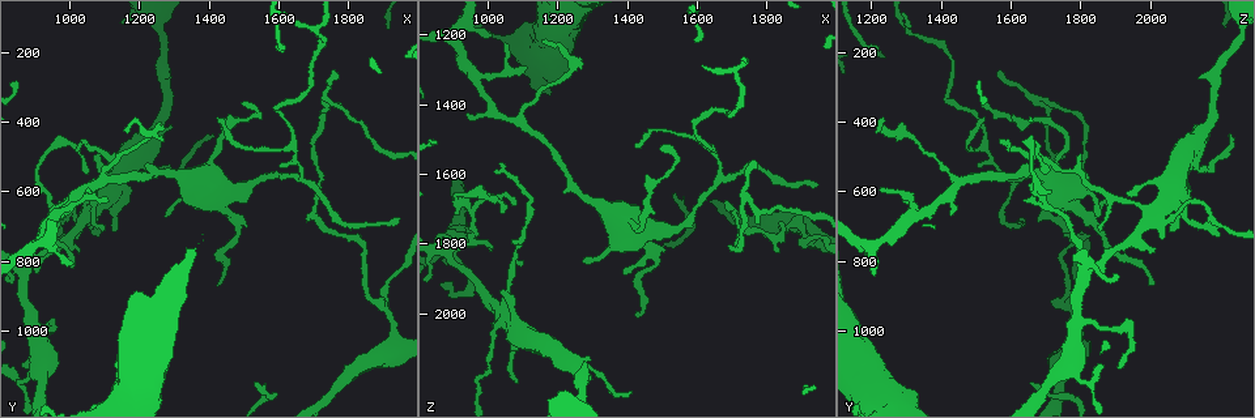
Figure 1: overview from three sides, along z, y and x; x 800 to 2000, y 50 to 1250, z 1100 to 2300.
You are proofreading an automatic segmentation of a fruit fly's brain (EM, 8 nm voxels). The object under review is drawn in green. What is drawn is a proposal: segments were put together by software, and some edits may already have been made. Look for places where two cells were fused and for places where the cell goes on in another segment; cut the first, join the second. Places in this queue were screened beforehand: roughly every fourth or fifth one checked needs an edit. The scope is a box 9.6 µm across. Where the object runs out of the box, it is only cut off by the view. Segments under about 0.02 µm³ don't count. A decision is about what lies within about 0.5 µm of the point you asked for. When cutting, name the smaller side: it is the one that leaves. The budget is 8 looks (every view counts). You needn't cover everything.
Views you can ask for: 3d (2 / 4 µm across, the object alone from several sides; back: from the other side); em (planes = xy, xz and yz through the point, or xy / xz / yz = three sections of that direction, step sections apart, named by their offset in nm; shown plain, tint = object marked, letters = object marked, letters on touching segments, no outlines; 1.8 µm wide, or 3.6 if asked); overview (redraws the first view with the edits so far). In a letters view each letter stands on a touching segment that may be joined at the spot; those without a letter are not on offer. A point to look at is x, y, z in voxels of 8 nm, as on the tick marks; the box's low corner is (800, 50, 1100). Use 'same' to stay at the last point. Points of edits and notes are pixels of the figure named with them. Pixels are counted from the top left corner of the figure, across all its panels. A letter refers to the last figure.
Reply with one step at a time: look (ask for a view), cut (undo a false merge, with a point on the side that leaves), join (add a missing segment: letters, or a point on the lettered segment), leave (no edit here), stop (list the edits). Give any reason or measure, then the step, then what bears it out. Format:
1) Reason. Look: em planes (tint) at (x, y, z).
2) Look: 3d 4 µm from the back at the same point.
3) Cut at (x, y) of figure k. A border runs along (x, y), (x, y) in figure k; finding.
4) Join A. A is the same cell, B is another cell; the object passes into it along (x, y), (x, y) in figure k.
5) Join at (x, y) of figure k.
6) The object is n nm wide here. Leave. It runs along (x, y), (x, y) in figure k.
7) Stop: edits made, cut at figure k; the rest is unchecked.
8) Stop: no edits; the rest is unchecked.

Thin end. Look: em planes (tint) at (1040, 460, 1560).

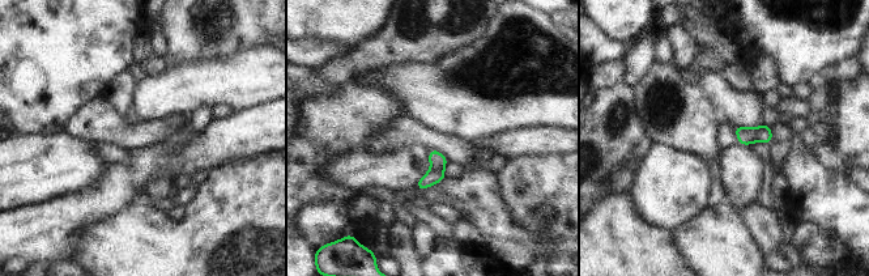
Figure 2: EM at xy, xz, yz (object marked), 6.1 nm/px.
What lies round it. Look: em planes (letters) at the same point.

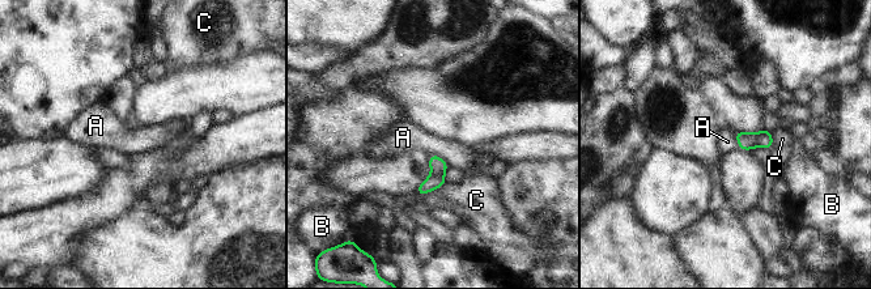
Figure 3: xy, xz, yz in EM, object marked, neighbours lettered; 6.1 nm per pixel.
The object is 110 nm wide here. Leave. A, B and C are other cells; a border runs along (429, 153), (440, 156), (449, 165) in figure 3; no lettered segment goes on from it.

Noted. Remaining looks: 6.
Tapers out. Look: em yz step 16 (letters) at (1110, 620, 1290).

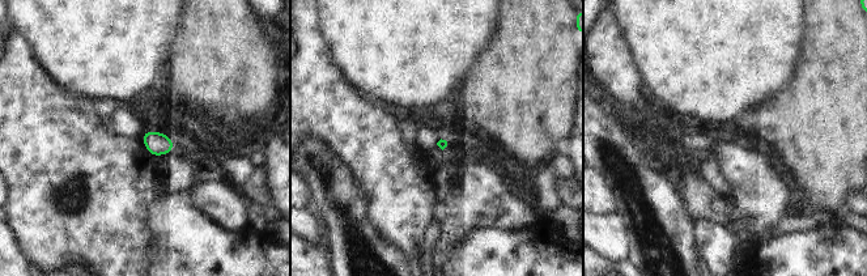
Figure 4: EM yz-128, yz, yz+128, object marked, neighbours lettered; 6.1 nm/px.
Cut it another way. Look: em planes (letters) at the same point.

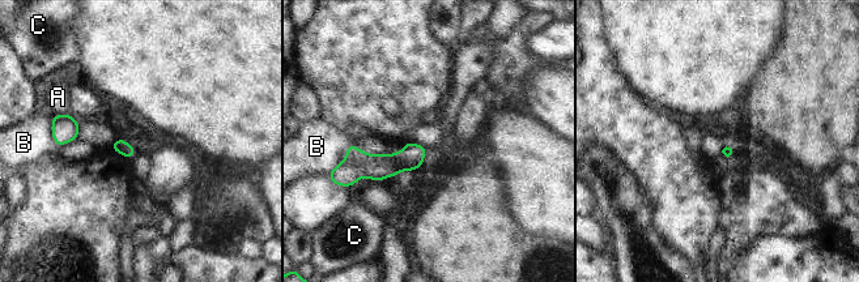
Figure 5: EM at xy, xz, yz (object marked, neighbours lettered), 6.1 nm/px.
Leave. A, B and C are other cells; it runs along (422, 149), (399, 162), (351, 152) in figure 5; none of them fits.

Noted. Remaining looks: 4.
Branch point. Look: 3d 4 µm at (920, 750, 1220).

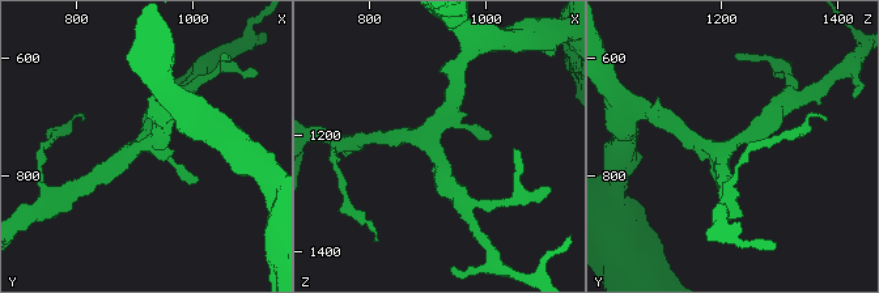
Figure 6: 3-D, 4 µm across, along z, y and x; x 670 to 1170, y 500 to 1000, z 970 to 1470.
Look: em yz step 4 (tint) at (915, 750, 1220).

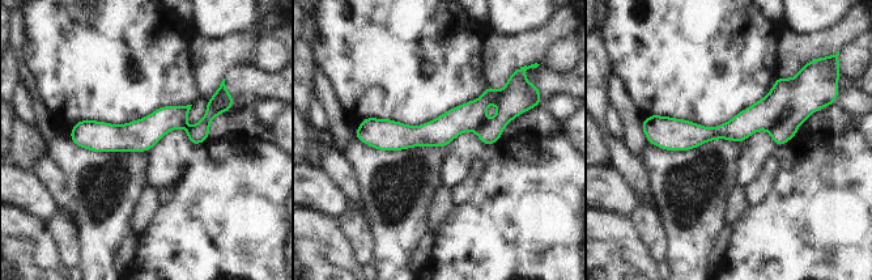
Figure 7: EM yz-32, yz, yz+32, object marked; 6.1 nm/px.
Look: em planes (letters) at the same point.

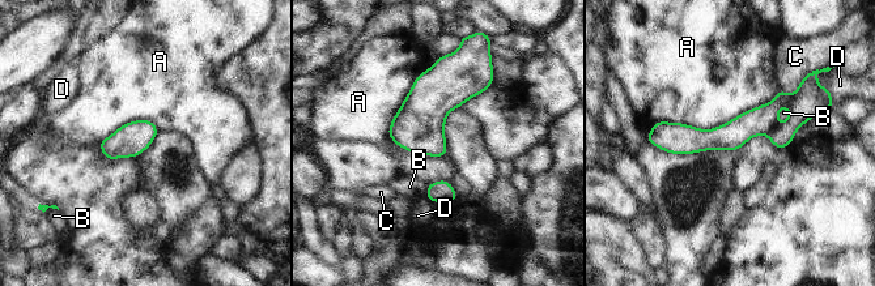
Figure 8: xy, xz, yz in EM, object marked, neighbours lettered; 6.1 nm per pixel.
The object is 180 nm wide here. Leave. A, B, C and D are other cells; a border runs along (780, 88), (708, 129), (657, 122) in figure 8; all the same cell.

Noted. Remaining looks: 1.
Stop: no edits; the rest is unchecked.

